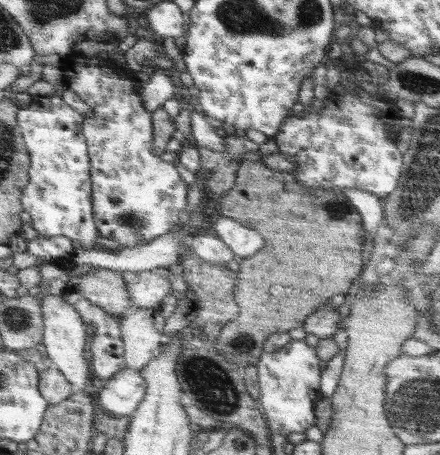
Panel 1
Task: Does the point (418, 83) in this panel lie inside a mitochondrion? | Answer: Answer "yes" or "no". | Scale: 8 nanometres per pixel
yes

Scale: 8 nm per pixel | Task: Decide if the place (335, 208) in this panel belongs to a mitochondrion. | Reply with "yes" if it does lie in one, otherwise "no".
yes

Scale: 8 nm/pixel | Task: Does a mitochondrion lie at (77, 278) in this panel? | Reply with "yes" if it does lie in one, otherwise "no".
no

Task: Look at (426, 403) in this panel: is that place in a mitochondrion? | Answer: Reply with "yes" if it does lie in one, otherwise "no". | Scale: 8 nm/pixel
yes

